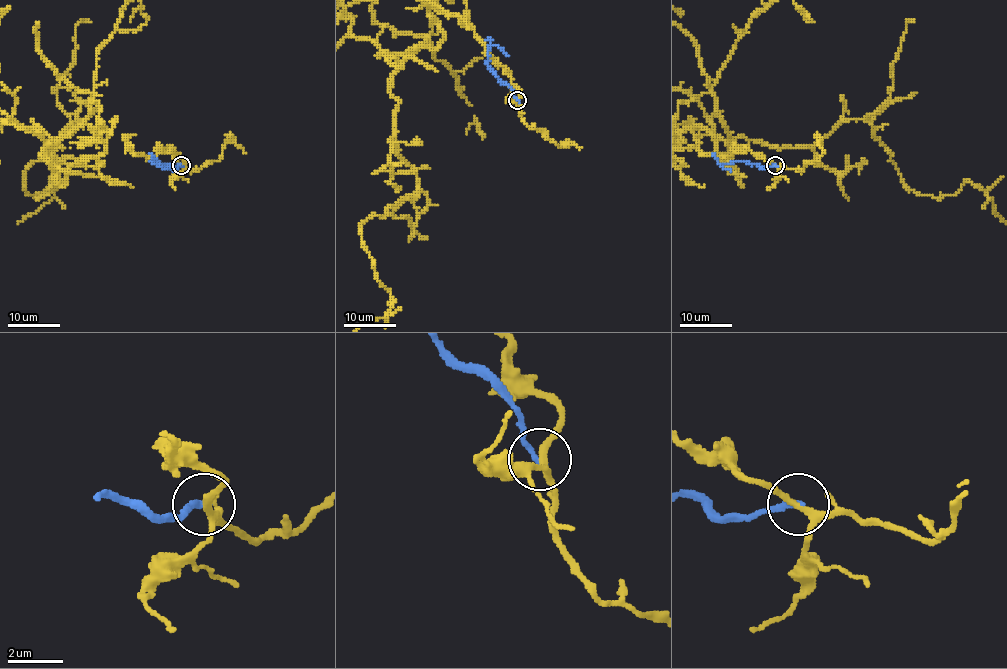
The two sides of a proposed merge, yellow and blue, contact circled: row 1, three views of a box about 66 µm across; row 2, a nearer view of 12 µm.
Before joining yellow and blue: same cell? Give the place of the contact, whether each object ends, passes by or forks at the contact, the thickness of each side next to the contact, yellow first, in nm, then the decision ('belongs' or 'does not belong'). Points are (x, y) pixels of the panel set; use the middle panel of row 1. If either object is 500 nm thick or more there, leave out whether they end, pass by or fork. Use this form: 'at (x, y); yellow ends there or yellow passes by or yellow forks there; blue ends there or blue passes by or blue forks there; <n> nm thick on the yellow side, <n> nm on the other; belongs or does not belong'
at (517, 100); yellow forks there; blue ends there; 190 nm thick on the yellow side, 200 nm on the other; does not belong

